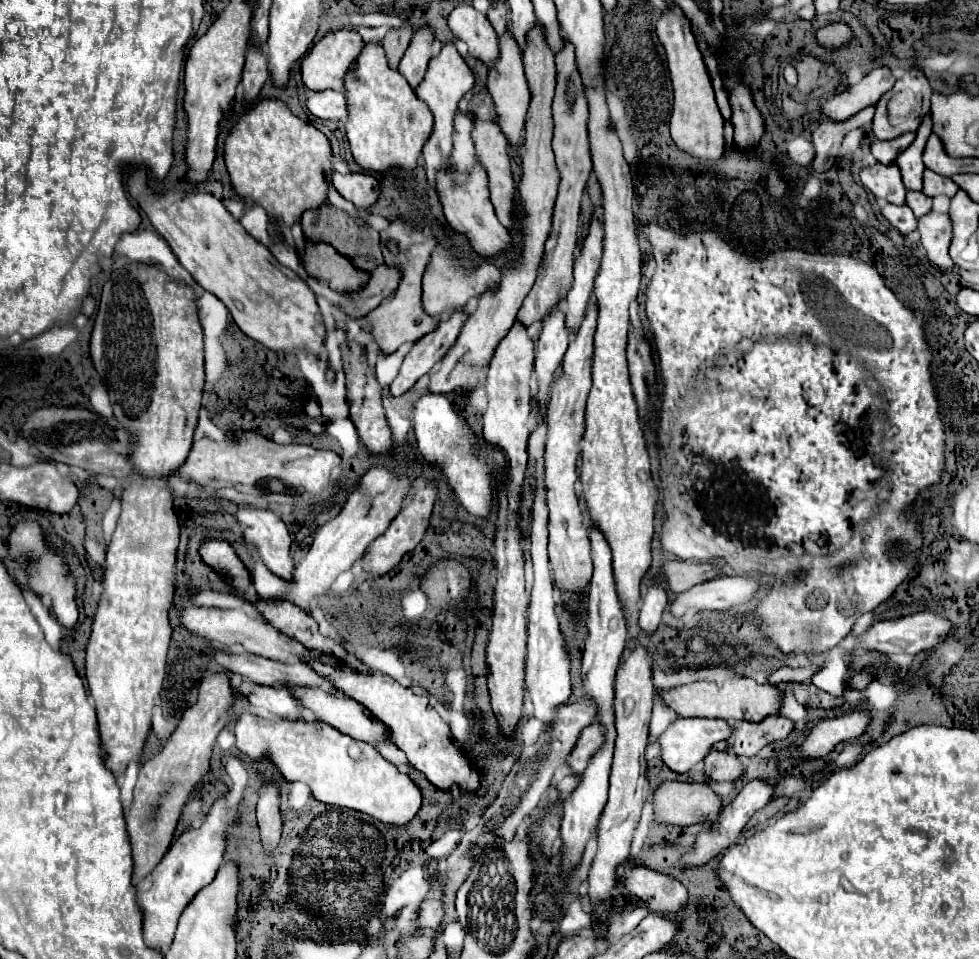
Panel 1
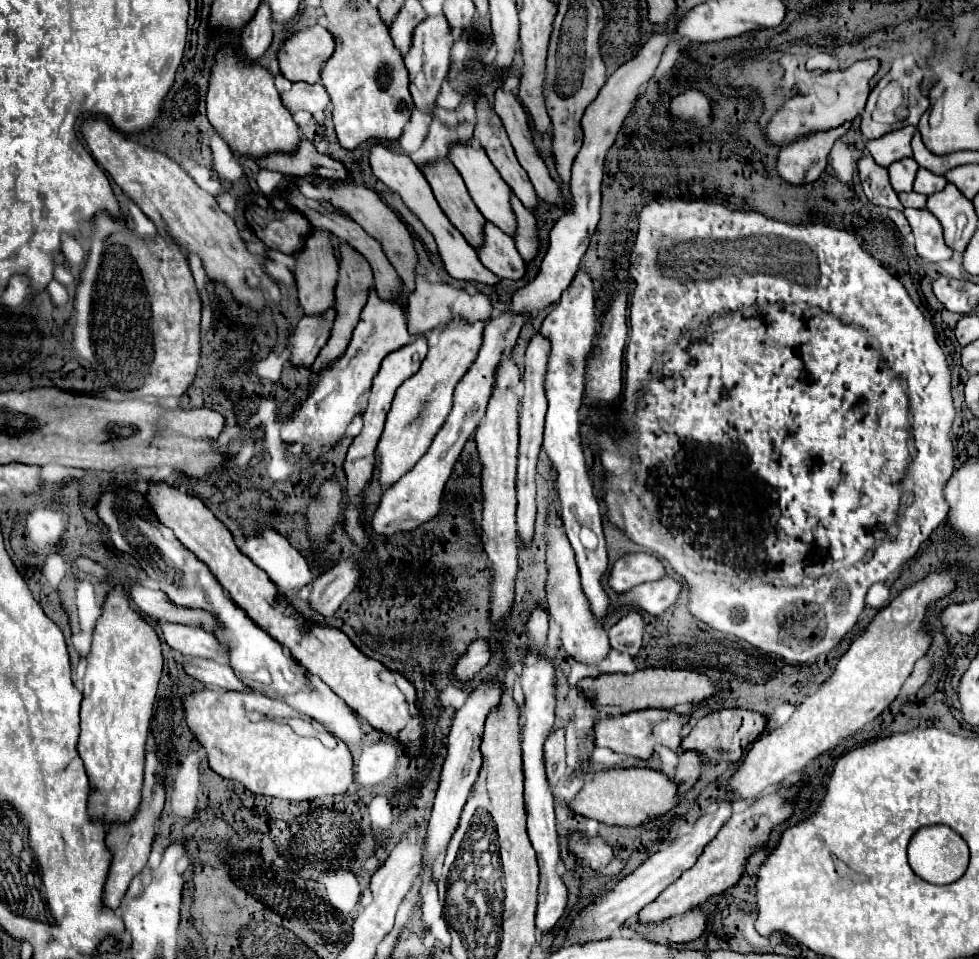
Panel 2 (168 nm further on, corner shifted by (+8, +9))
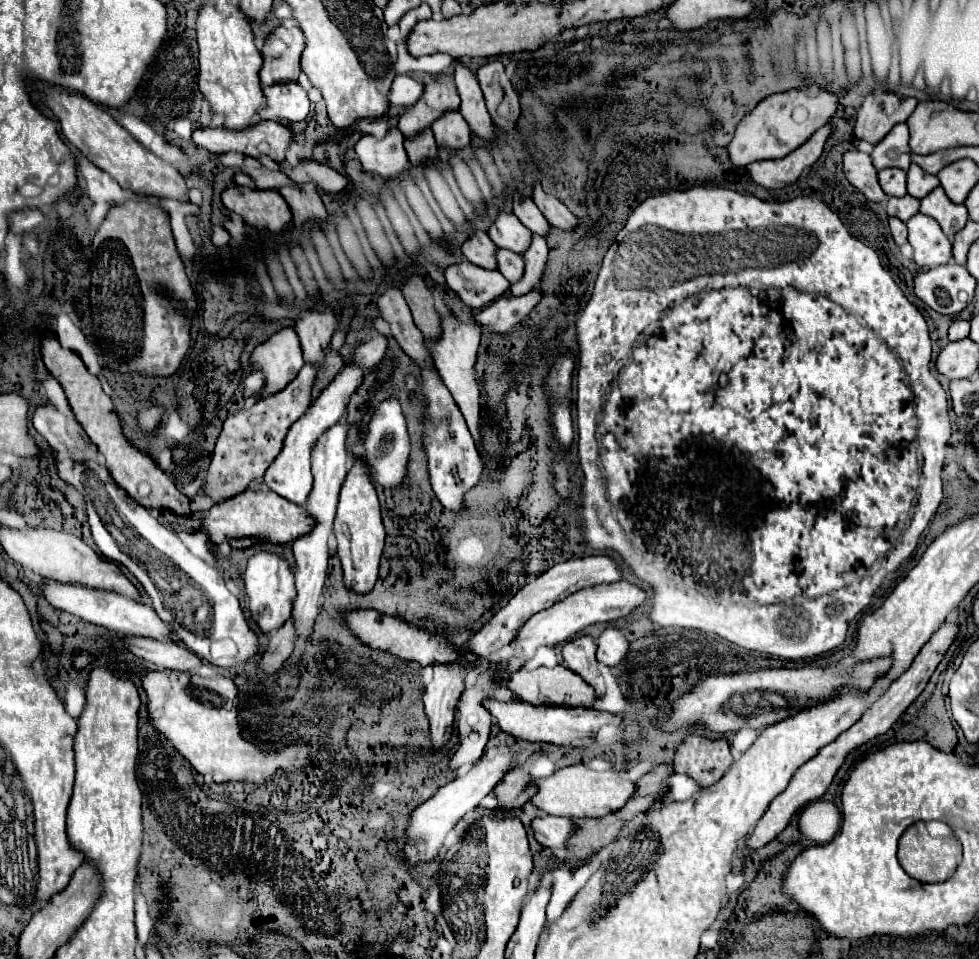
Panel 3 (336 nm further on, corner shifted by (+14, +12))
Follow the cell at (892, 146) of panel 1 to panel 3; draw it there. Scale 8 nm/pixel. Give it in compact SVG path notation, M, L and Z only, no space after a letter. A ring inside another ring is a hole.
M896 124L882 142L878 142L872 150L872 162L876 170L882 168L902 168L910 166L910 132L906 124Z

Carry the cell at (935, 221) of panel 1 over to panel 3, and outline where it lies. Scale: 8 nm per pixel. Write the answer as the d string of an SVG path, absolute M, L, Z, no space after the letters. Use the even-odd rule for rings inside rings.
M914 214L908 222L908 242L914 248L914 262L922 268L932 264L948 264L952 260L952 244L940 224L924 214Z

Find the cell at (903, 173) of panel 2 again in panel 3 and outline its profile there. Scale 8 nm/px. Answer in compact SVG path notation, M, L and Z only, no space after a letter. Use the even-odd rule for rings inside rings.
M884 168L878 172L882 190L888 196L906 196L906 172L900 168Z

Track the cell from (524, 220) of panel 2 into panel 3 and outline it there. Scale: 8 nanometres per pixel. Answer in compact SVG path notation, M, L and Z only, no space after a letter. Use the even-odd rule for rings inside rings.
M532 234L532 244L528 246L528 250L522 254L524 258L524 276L522 280L518 280L516 284L510 286L512 294L526 294L530 292L534 286L540 284L544 266L546 266L546 258L548 258L548 246L546 240L538 234Z

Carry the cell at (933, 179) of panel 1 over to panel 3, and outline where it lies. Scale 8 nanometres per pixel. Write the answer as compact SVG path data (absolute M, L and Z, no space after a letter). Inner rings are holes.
M910 164L908 170L908 194L914 198L924 198L928 192L932 192L940 180L932 174L926 174L918 164Z

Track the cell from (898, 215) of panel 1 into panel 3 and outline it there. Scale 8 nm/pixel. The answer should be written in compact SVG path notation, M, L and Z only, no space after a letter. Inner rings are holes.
M890 218L890 230L892 230L892 236L894 236L894 242L898 246L902 246L906 242L906 224L898 218Z

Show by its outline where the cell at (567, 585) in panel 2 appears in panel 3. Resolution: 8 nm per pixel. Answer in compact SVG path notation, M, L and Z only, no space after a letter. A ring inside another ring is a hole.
M578 636L576 640L568 640L562 646L562 658L570 670L582 674L582 678L594 686L596 694L606 692L604 678L598 672L600 662L596 660L596 640L592 636Z

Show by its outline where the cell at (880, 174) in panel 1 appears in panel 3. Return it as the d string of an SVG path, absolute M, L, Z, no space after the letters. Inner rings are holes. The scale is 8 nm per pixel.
M848 150L844 154L844 174L852 186L856 186L868 200L882 202L886 200L884 190L878 182L878 170L872 166L870 154L860 150Z

